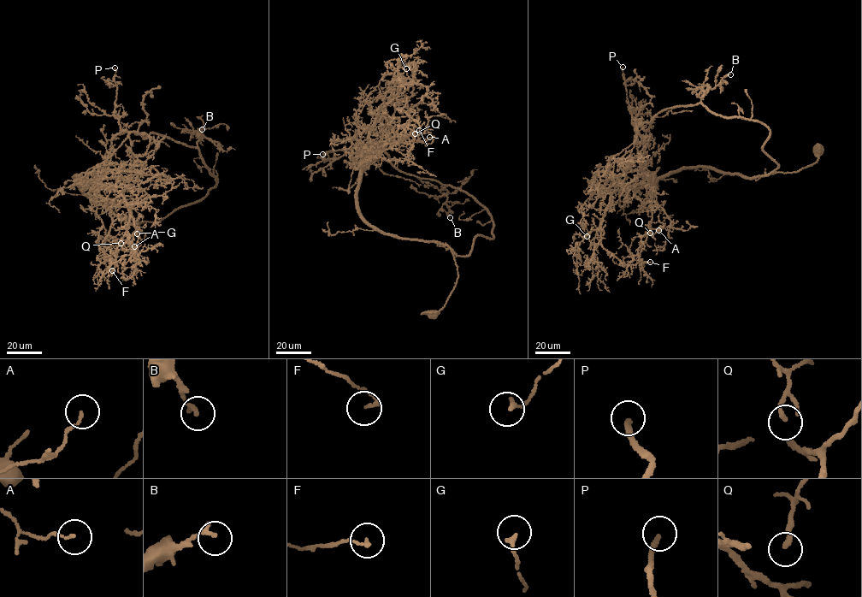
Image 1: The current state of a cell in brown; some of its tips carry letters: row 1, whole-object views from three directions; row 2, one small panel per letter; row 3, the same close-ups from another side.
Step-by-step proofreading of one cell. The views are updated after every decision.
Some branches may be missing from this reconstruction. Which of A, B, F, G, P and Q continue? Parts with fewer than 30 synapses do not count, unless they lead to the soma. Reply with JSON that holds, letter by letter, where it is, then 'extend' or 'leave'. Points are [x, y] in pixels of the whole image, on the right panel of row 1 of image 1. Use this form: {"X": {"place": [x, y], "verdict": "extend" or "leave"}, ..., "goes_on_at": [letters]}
{"A": {"place": [658, 230], "verdict": "leave"}, "B": {"place": [730, 74], "verdict": "leave"}, "F": {"place": [650, 262], "verdict": "leave"}, "G": {"place": [587, 236], "verdict": "leave"}, "P": {"place": [622, 67], "verdict": "extend"}, "Q": {"place": [650, 233], "verdict": "leave"}, "goes_on_at": ["P"]}

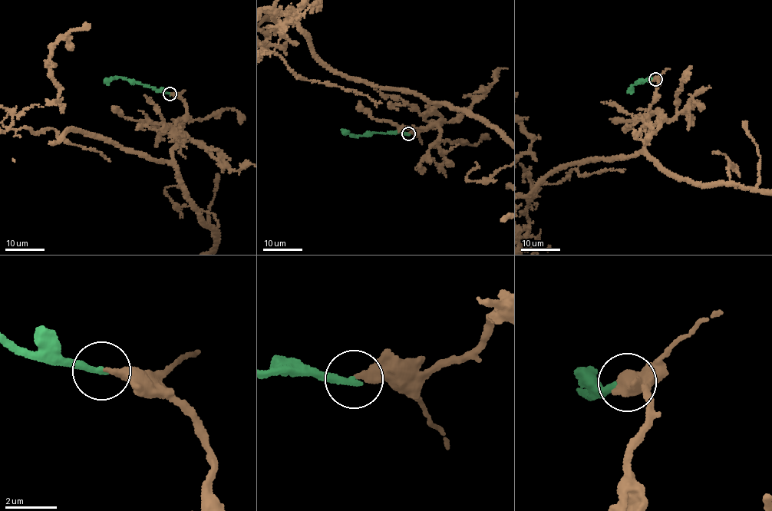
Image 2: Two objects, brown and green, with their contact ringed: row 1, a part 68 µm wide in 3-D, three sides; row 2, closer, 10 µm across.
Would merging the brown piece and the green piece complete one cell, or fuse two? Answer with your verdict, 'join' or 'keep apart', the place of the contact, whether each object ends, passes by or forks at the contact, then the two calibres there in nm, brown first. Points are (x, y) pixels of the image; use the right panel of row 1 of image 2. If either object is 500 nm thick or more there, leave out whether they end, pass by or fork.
join; place (655, 79); brown ends; green ends; calibres 320 and 280 nm

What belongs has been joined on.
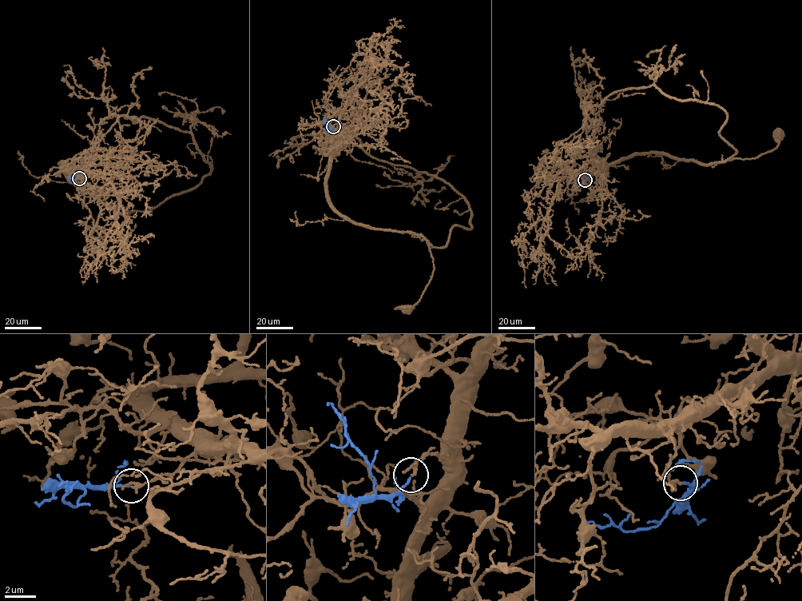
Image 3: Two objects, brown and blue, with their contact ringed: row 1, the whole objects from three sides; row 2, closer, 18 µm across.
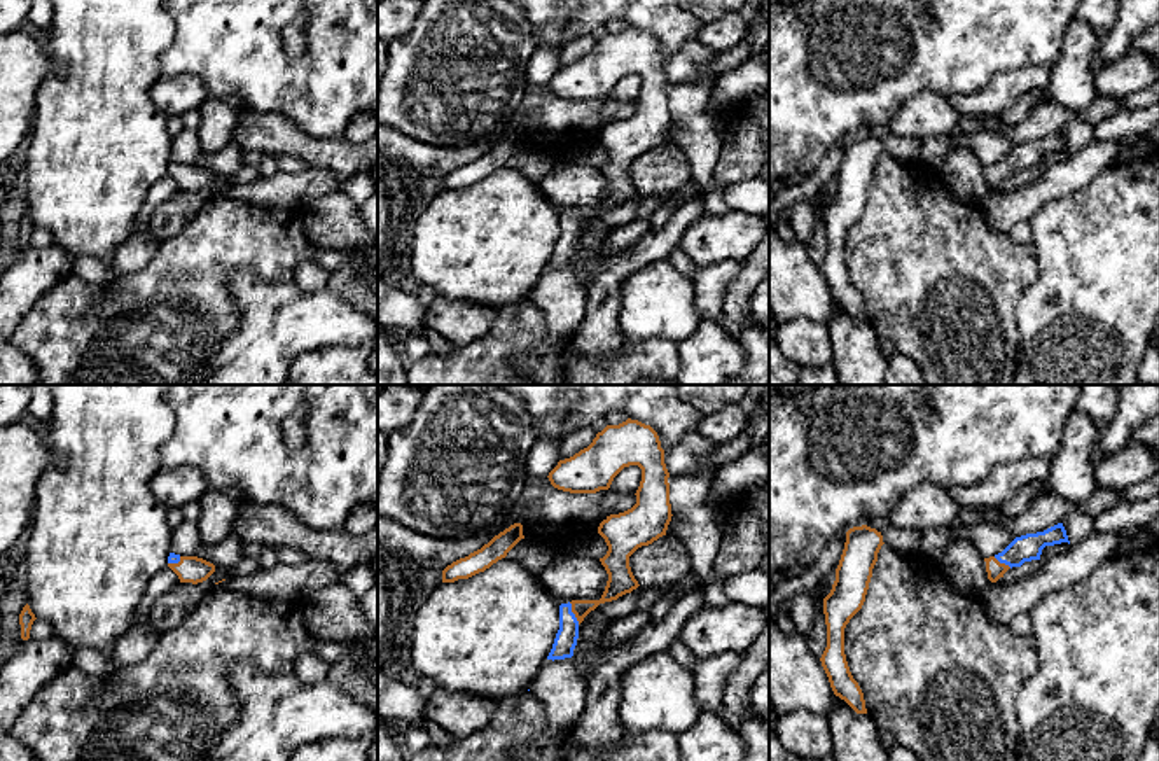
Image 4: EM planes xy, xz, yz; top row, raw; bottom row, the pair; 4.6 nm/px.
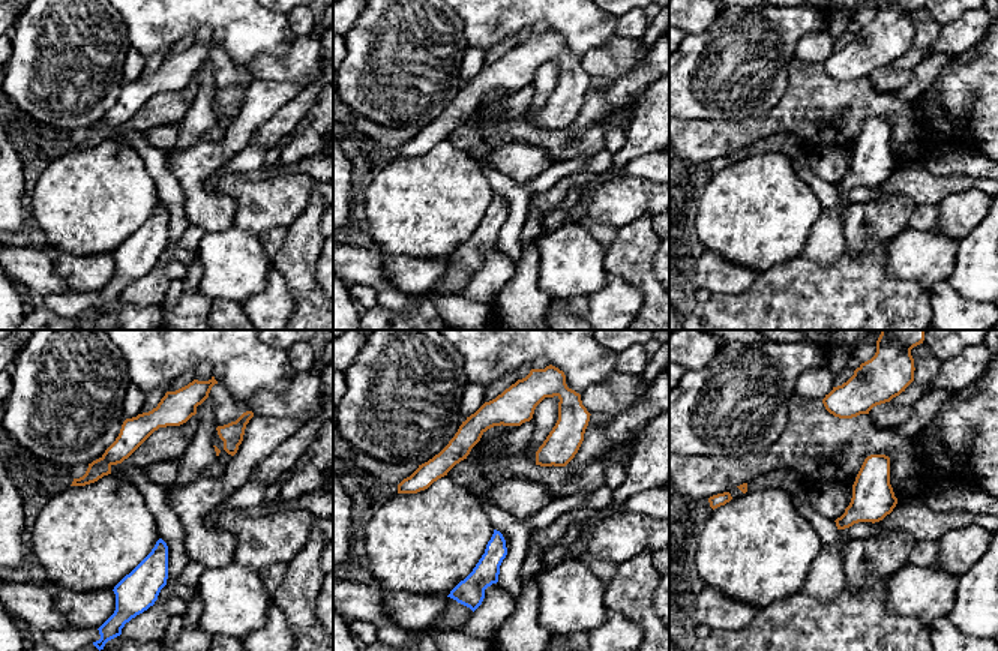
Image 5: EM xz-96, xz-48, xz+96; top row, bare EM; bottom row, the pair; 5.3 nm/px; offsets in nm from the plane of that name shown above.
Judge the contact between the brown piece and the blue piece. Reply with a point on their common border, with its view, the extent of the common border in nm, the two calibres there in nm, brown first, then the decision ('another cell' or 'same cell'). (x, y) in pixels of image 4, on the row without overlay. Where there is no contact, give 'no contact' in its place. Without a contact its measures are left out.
xz (574, 221) | 120 nm | 120/100 nm | same cell

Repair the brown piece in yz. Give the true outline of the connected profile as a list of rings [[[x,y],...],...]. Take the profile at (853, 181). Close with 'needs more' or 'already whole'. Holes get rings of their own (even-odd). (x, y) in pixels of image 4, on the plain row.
[[[867,133],[846,140],[844,157],[836,177],[836,189],[823,206],[827,255],[820,266],[836,304],[857,322],[867,322],[864,301],[853,287],[844,262],[844,236],[862,217],[883,143]]] | already whole

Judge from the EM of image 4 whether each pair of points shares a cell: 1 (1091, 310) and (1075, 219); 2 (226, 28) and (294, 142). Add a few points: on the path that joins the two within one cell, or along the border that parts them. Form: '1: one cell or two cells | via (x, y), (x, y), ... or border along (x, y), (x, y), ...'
1: one cell | via (1091, 287), (1091, 245), (1088, 242)
2: two cells | border along (249, 107), (259, 112), (282, 114), (315, 135)

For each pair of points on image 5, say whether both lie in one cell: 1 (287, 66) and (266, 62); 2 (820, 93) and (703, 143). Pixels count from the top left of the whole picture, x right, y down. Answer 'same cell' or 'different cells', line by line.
1: same cell
2: same cell

